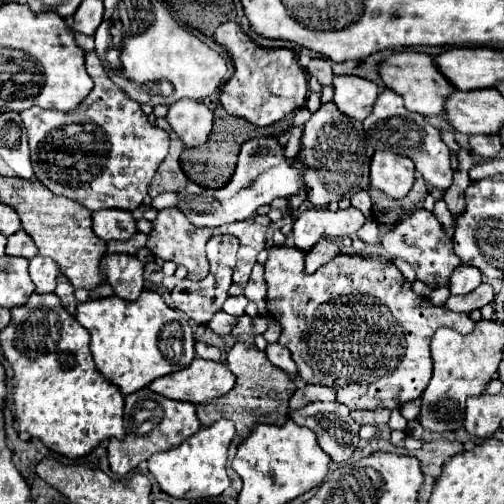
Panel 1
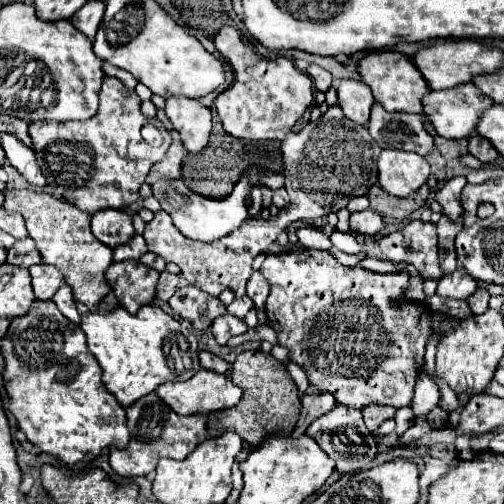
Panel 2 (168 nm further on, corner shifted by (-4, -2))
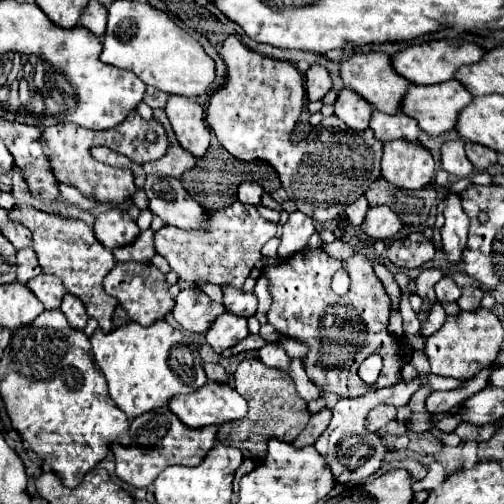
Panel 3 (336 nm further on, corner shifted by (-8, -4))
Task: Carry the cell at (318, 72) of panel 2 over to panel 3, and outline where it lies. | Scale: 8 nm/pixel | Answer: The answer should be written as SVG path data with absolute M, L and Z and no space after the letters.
M312 65L306 71L306 95L310 101L320 101L332 89L332 79L326 67Z

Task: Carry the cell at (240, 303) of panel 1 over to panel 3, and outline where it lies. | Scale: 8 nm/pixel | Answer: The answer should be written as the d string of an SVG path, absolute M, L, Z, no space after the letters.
M222 287L224 291L224 307L232 315L252 317L256 313L256 295L238 291L234 287Z

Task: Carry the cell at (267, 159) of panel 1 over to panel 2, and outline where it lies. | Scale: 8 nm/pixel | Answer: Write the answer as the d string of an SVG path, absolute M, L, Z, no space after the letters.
M252 167L250 171L252 171L252 175L242 177L236 183L234 191L224 199L208 199L208 197L196 195L180 179L176 179L176 181L156 181L152 185L152 195L160 201L162 211L166 211L172 217L172 223L176 225L176 229L180 229L180 233L184 237L198 239L198 241L214 241L214 239L226 237L230 231L240 227L248 219L248 207L244 203L246 193L252 191L254 185L258 185L260 175L264 173L264 169L262 167Z

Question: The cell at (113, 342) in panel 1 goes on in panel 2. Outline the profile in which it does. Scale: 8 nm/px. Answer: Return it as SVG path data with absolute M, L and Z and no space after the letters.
M144 305L138 309L136 315L130 315L122 307L106 313L106 315L88 313L88 315L82 315L80 327L86 333L88 349L98 359L98 363L104 371L102 381L104 381L106 389L118 399L118 403L122 407L130 407L140 397L156 391L158 385L162 385L166 381L188 381L192 375L196 375L200 371L198 341L196 341L194 333L188 329L188 325L184 325L182 321L176 321L174 317L170 317L166 311L162 311L156 305Z

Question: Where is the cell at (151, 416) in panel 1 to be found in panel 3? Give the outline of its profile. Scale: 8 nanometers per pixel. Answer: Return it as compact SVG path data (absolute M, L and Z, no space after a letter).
M160 407L160 411L146 411L136 417L130 425L130 447L112 447L116 459L116 475L132 487L148 487L164 467L170 465L198 465L206 453L214 447L216 427L184 427L176 415L168 407Z

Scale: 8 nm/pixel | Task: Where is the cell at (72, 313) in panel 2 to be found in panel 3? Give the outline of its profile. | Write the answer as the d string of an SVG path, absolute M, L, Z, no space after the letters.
M66 293L64 299L62 299L62 305L60 305L60 311L66 315L68 323L70 323L74 329L84 329L84 327L86 327L86 321L88 321L86 307L84 307L84 303L82 303L76 295Z

